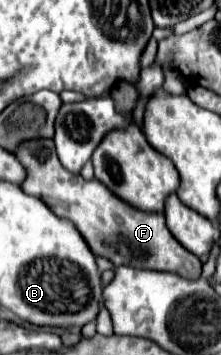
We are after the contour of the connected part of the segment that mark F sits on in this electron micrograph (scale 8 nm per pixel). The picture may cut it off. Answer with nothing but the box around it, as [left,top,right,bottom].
[19,139,201,279]

